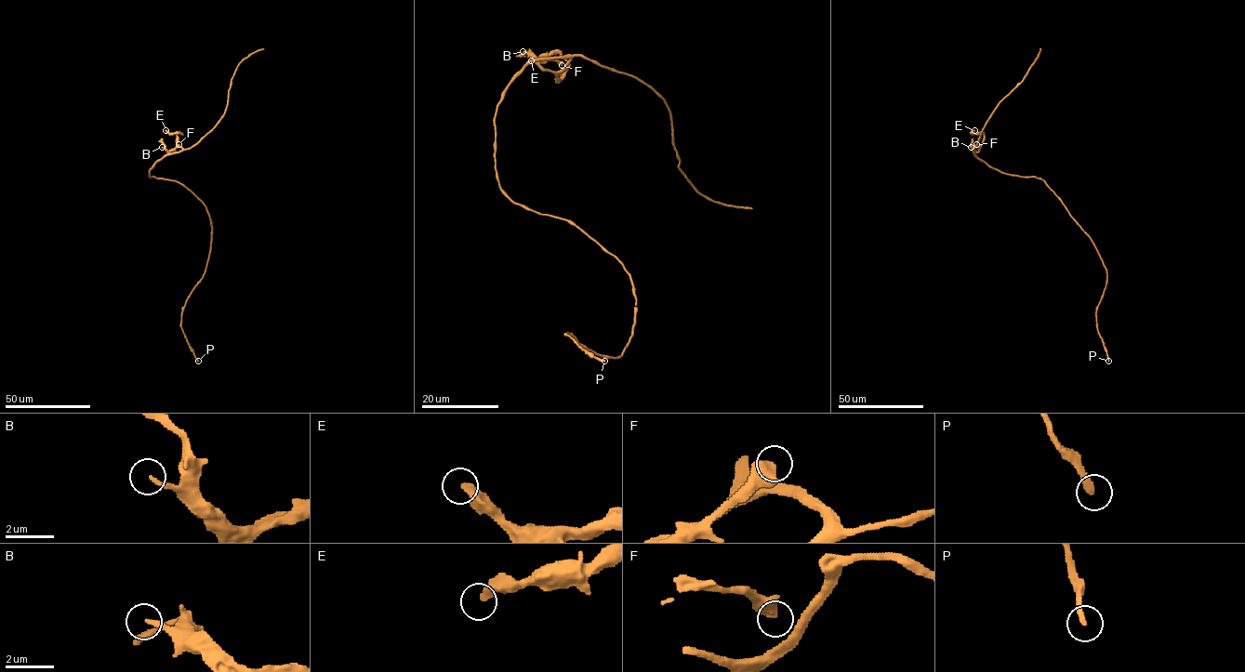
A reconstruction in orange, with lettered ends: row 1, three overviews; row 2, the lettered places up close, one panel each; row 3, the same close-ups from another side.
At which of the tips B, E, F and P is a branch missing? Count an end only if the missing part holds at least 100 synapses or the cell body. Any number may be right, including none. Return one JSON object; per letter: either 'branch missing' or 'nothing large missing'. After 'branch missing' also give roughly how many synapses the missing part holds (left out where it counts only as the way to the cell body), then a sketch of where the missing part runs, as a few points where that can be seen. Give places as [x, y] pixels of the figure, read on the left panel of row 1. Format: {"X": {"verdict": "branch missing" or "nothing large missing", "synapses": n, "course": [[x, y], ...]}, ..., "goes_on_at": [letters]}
{"B": {"verdict": "nothing large missing"}, "E": {"verdict": "nothing large missing"}, "F": {"verdict": "nothing large missing"}, "P": {"verdict": "nothing large missing"}, "goes_on_at": []}

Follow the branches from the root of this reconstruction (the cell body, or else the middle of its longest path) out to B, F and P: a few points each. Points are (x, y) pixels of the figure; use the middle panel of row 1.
B: (512, 202), (495, 167), (494, 118), (502, 94), (532, 62), (569, 60), (558, 72), (545, 71), (523, 51)
F: (512, 202), (495, 167), (496, 109), (528, 64), (568, 57), (558, 72), (539, 64), (562, 65)
P: (512, 202), (570, 220), (629, 274), (634, 323), (619, 357), (597, 354), (566, 334), (604, 361)

